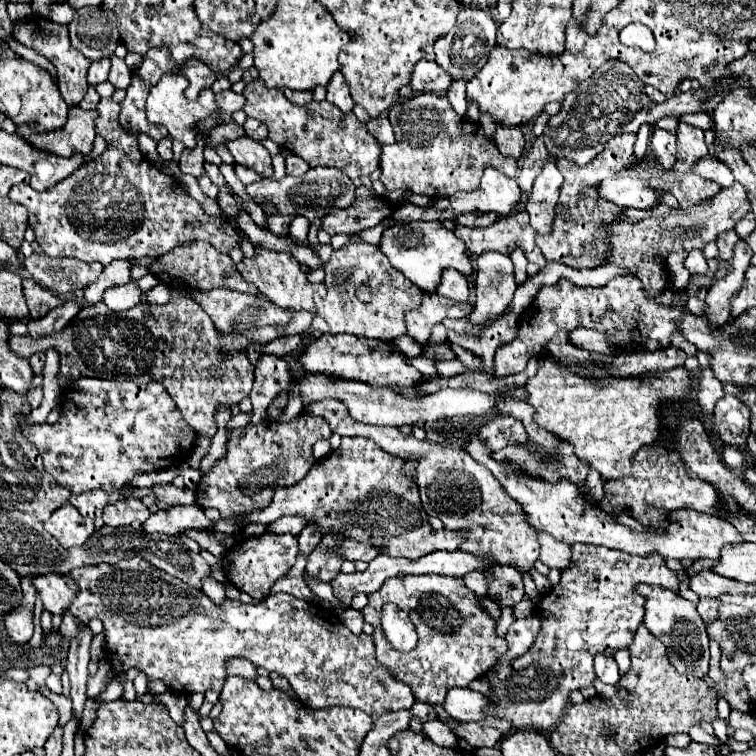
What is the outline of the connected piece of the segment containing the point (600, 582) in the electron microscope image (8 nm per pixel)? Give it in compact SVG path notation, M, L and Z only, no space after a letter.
M574 544L572 546L572 564L570 568L562 570L560 582L538 602L536 614L540 616L542 628L532 644L532 648L516 658L512 664L504 664L498 672L494 672L488 680L492 684L490 700L494 702L494 710L488 710L492 716L508 718L514 722L518 730L538 730L548 732L554 728L566 706L570 706L570 692L582 690L594 684L594 656L614 656L616 650L628 648L632 636L636 634L638 626L642 624L644 616L644 596L636 594L636 584L654 584L662 588L670 588L678 594L680 576L676 570L666 566L662 556L628 556L624 552L616 552L610 548L600 548L592 544Z

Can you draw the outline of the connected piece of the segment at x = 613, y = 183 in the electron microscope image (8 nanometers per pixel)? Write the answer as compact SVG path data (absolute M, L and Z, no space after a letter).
M624 170L612 178L602 180L598 192L600 196L604 196L604 200L632 208L650 208L658 204L660 196L664 194L662 190L650 188L648 180L632 170Z

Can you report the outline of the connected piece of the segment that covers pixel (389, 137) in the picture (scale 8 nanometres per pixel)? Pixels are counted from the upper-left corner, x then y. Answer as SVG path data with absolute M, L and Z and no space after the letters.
M386 116L370 118L366 128L380 144L394 144L394 130L392 130L392 124L390 124L390 120Z

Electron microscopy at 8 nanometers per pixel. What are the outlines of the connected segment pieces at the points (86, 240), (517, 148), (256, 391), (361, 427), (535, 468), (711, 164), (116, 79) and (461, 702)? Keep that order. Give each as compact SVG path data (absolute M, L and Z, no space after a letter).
M102 98L98 104L98 120L96 134L106 140L106 150L92 162L82 164L68 178L60 180L56 186L36 192L30 186L14 186L10 190L10 198L28 208L28 224L34 230L36 242L42 250L52 258L76 258L84 262L100 262L110 264L112 260L132 260L132 258L160 258L172 248L204 240L210 242L218 252L228 254L232 248L240 248L240 234L234 226L224 218L208 216L200 202L196 202L182 184L178 184L172 176L160 172L138 148L138 132L128 130L118 122L120 106L112 98Z
M498 126L496 134L494 134L494 142L498 146L498 150L504 156L512 156L512 158L520 158L522 150L524 150L524 138L522 134L516 132L516 128L506 128L506 126Z
M262 356L256 364L254 388L250 392L252 410L266 412L270 402L280 390L286 390L294 380L294 374L284 358L278 356Z
M320 400L304 406L304 412L326 418L332 432L340 436L366 436L386 452L416 462L416 482L426 514L440 518L446 530L462 534L462 552L488 556L488 560L514 566L518 572L534 568L540 554L536 530L526 522L522 508L504 492L500 482L468 452L464 452L462 446L432 444L430 440L416 440L412 434L402 434L398 426L374 426L352 420L352 416L348 416L348 408L344 408L344 402L340 400Z
M500 400L500 410L502 410L502 412L508 412L508 414L512 414L512 416L516 416L518 420L522 420L522 424L526 426L526 432L528 432L530 440L532 440L536 446L510 446L510 448L502 448L502 450L494 452L496 460L512 460L512 462L516 462L518 468L524 470L526 474L530 474L530 472L532 472L532 476L538 476L538 474L540 474L544 480L554 480L554 482L556 482L556 480L566 478L566 480L570 480L570 482L574 482L574 484L582 484L582 482L584 482L584 476L586 476L584 464L582 464L582 460L578 460L578 458L574 456L572 446L566 444L566 442L562 442L562 440L556 440L550 432L546 432L544 428L536 426L534 420L532 420L534 410L532 410L526 402L522 402L522 400Z
M704 156L700 158L700 164L696 166L696 172L700 172L704 178L716 180L722 188L728 188L734 184L734 176L728 164L724 164L722 160L718 160L716 156Z
M112 56L110 62L112 62L112 68L110 68L110 74L108 74L108 82L112 82L114 88L128 88L132 72L128 70L126 62L118 56Z
M452 688L444 700L446 712L460 722L484 720L486 708L490 708L490 706L492 706L492 702L486 696L470 690L470 688Z

